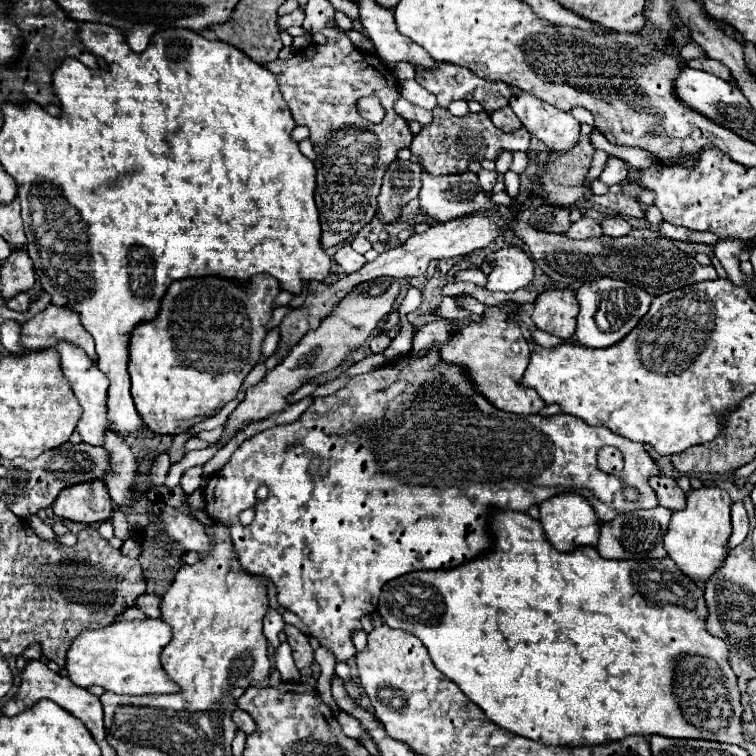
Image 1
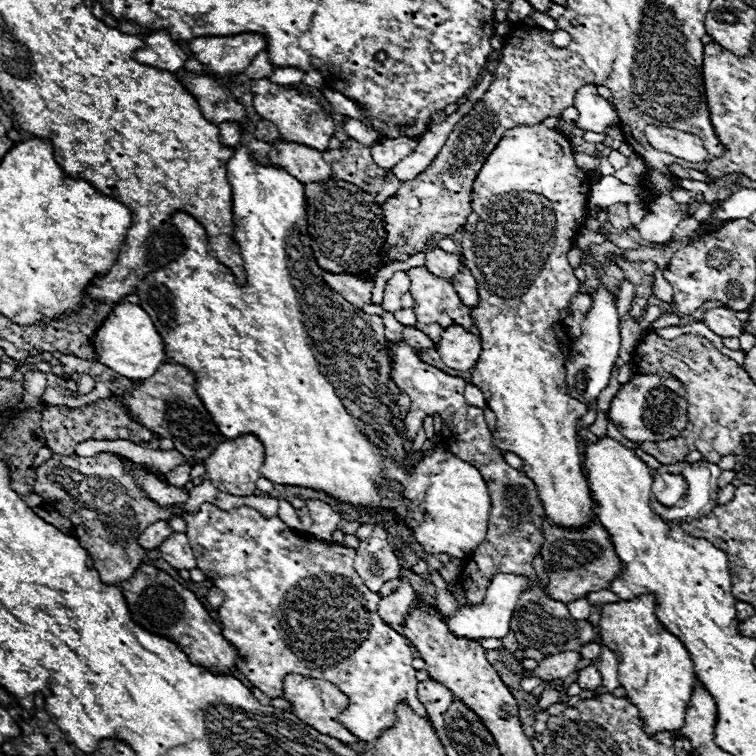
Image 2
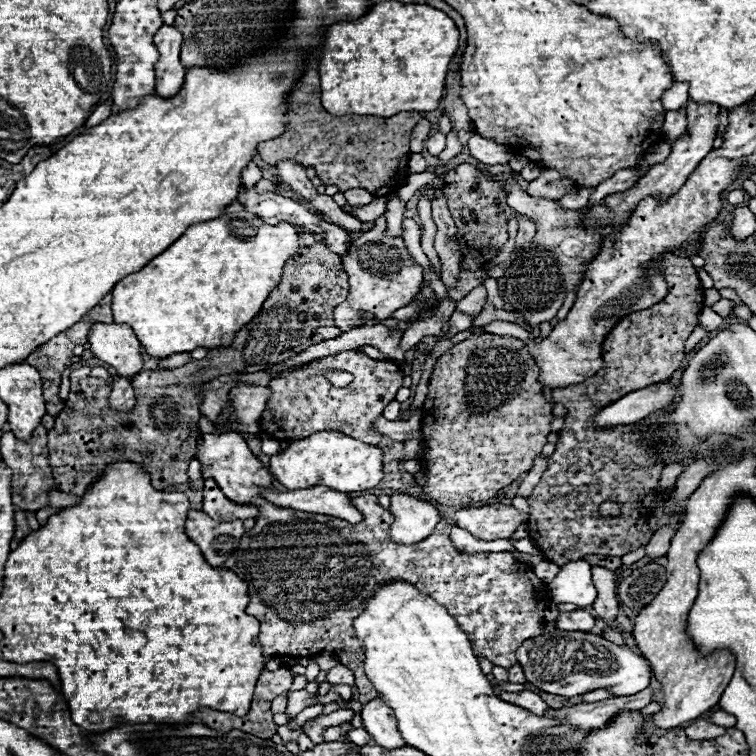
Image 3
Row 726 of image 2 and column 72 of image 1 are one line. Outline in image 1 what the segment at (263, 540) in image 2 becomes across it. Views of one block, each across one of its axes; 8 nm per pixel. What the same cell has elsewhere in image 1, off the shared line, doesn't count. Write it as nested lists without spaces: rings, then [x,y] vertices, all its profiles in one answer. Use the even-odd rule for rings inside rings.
[[[60,342],[58,346],[58,352],[62,356],[62,372],[64,376],[70,380],[72,384],[72,392],[76,394],[80,406],[84,408],[84,414],[78,422],[78,432],[82,436],[82,440],[86,444],[92,444],[92,446],[104,446],[104,434],[110,430],[110,420],[106,420],[106,392],[108,392],[108,386],[110,386],[110,380],[108,376],[86,356],[86,352],[82,352],[82,348],[74,346],[74,344],[68,344],[68,342]]]

